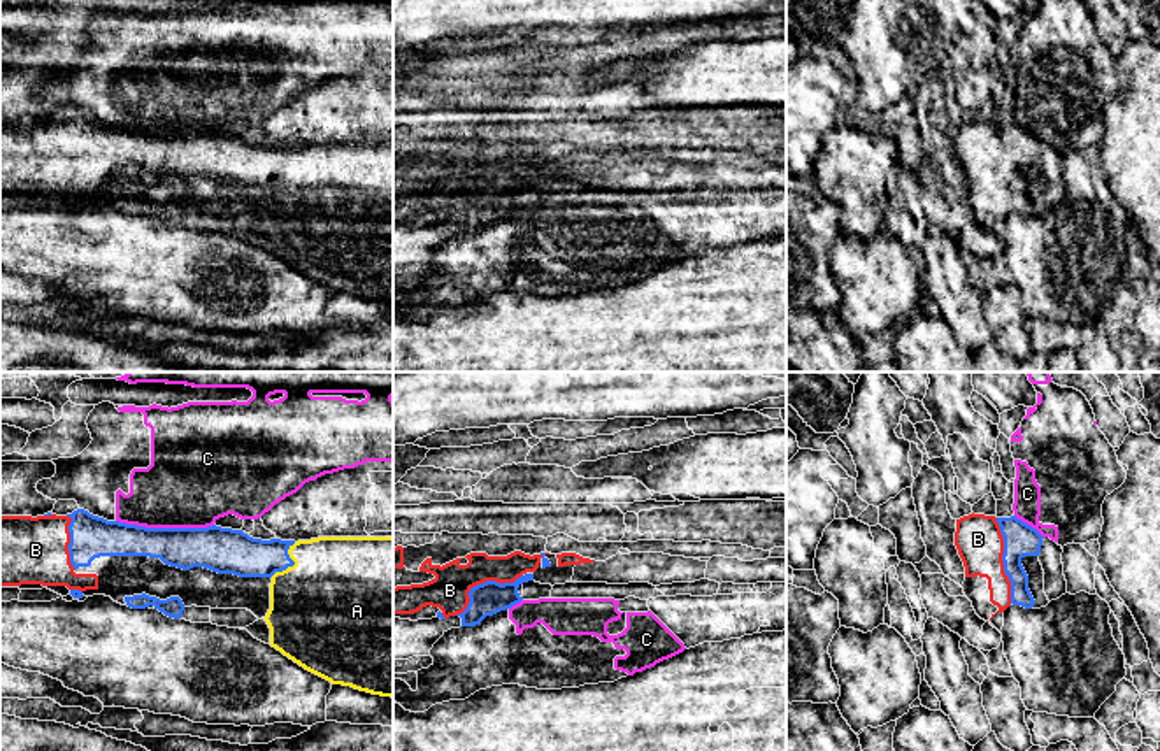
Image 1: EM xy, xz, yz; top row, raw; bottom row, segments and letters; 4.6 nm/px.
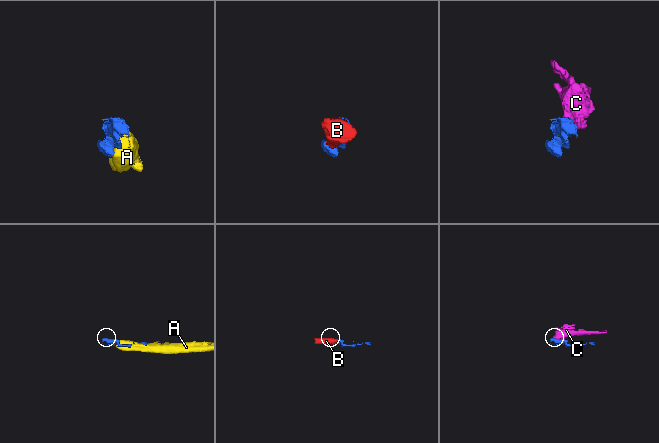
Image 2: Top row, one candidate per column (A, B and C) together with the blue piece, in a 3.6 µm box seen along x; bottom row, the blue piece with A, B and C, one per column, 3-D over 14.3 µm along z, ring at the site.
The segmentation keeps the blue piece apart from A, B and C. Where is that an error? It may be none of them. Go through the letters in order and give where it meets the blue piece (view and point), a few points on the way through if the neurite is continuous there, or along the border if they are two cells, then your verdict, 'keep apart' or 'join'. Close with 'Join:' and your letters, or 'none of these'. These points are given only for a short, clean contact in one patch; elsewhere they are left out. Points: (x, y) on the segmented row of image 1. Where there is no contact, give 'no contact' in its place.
A: xy (292, 565) | join
B: yz (1002, 560) | join
C: xy (165, 529) | along xy (116, 520), (127, 525), (146, 527), (213, 525) | keep apart
Join: A, B

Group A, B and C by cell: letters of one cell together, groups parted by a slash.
A B / C

